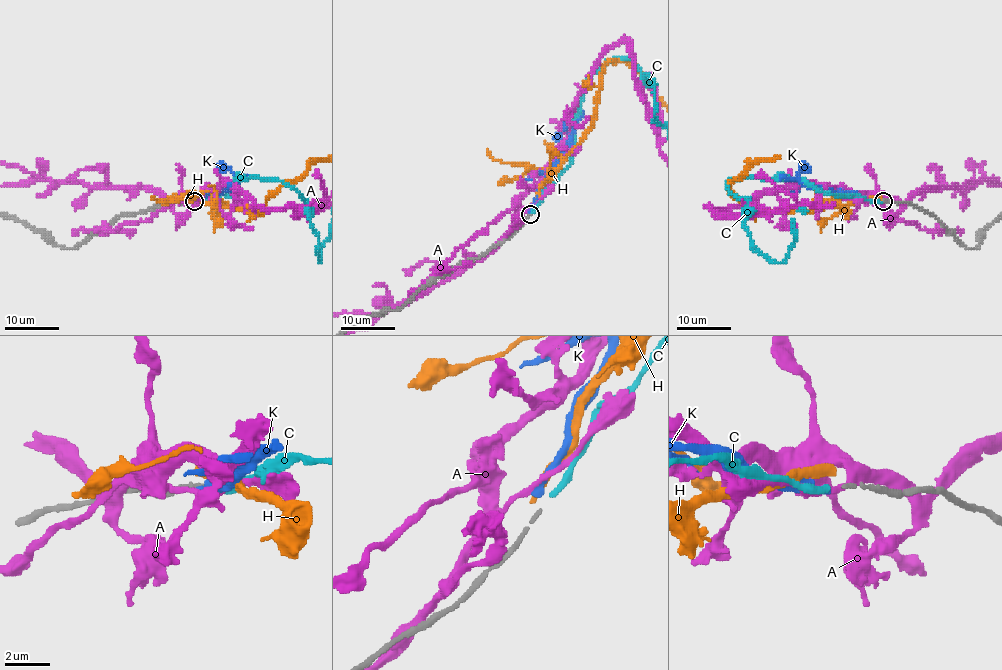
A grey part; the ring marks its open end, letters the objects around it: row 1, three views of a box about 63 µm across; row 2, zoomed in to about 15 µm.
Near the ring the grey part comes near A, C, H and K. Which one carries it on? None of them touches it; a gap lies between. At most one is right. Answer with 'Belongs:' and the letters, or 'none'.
Belongs: C

